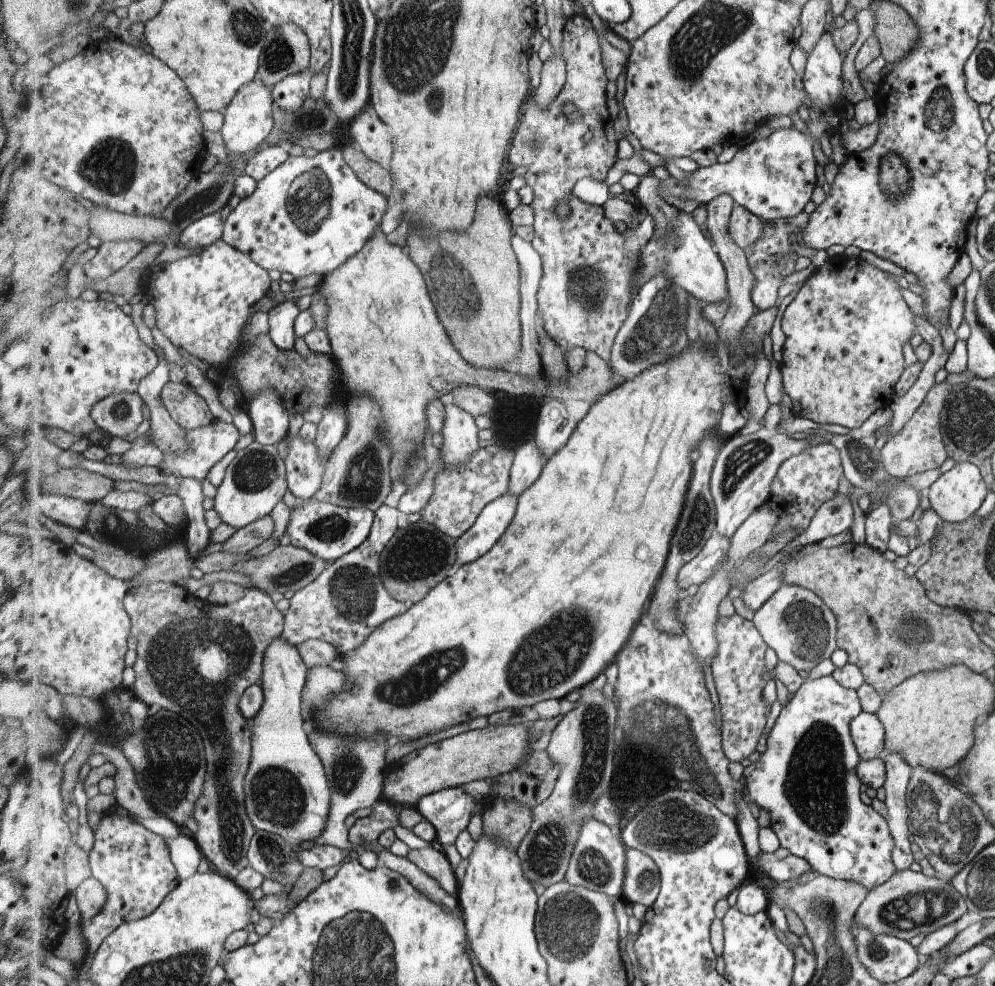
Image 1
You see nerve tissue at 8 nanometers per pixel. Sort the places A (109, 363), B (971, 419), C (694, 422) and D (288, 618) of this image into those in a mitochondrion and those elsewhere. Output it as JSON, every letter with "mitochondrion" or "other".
{"A":"other","B":"mitochondrion","C":"other","D":"other"}

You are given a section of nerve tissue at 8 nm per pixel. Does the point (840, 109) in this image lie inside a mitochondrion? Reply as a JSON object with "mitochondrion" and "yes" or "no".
{"mitochondrion":"no"}

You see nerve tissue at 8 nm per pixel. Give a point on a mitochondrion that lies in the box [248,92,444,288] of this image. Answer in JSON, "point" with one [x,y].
{"point":[309,204]}

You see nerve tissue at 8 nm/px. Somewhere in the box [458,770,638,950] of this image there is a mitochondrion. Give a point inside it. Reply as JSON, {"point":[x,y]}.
{"point":[592,868]}

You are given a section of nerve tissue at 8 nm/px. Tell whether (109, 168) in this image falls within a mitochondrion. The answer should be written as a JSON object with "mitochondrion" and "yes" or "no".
{"mitochondrion":"yes"}

